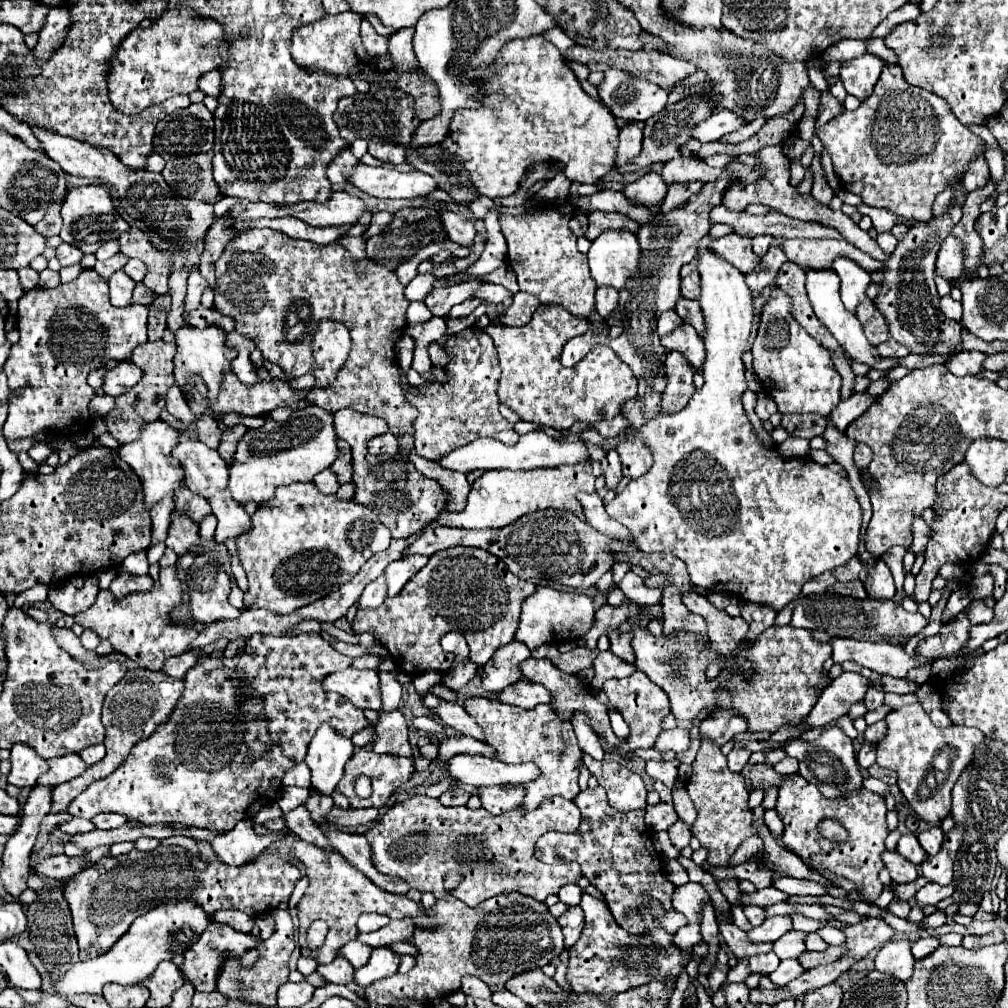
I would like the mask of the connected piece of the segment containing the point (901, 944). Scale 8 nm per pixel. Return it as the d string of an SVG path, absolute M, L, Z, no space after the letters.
M895 940L885 944L875 956L875 968L883 974L891 974L905 982L913 974L913 964L915 964L915 958L911 954L911 944L913 942L909 940Z

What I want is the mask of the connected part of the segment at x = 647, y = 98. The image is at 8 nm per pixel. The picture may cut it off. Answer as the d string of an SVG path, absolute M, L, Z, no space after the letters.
M623 70L603 72L603 82L597 86L599 98L603 104L623 120L649 120L661 112L667 104L669 92L647 82L639 80Z

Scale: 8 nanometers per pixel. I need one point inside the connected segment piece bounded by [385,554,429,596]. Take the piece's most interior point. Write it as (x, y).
(398, 573)

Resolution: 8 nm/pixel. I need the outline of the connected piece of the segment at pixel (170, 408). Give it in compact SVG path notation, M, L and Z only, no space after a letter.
M173 386L169 390L169 394L167 394L167 406L165 408L167 408L167 412L173 418L177 418L177 420L183 422L181 434L185 434L185 436L189 436L193 440L199 440L199 436L195 432L195 422L199 420L199 416L189 410L189 406L187 406L187 402L185 402L185 398L183 398L183 394L181 394L181 390L177 386Z

